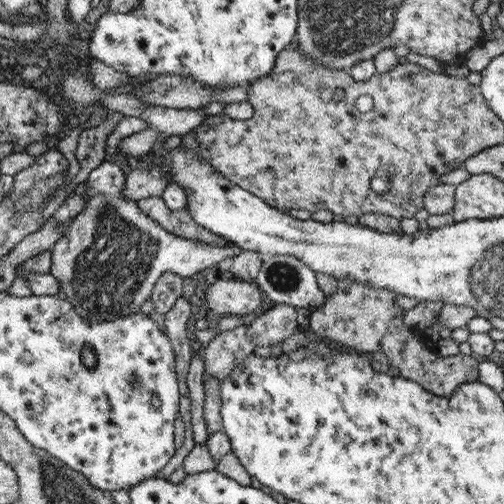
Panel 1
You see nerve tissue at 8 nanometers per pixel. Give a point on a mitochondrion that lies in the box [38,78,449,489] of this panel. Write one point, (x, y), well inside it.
(107, 274)

